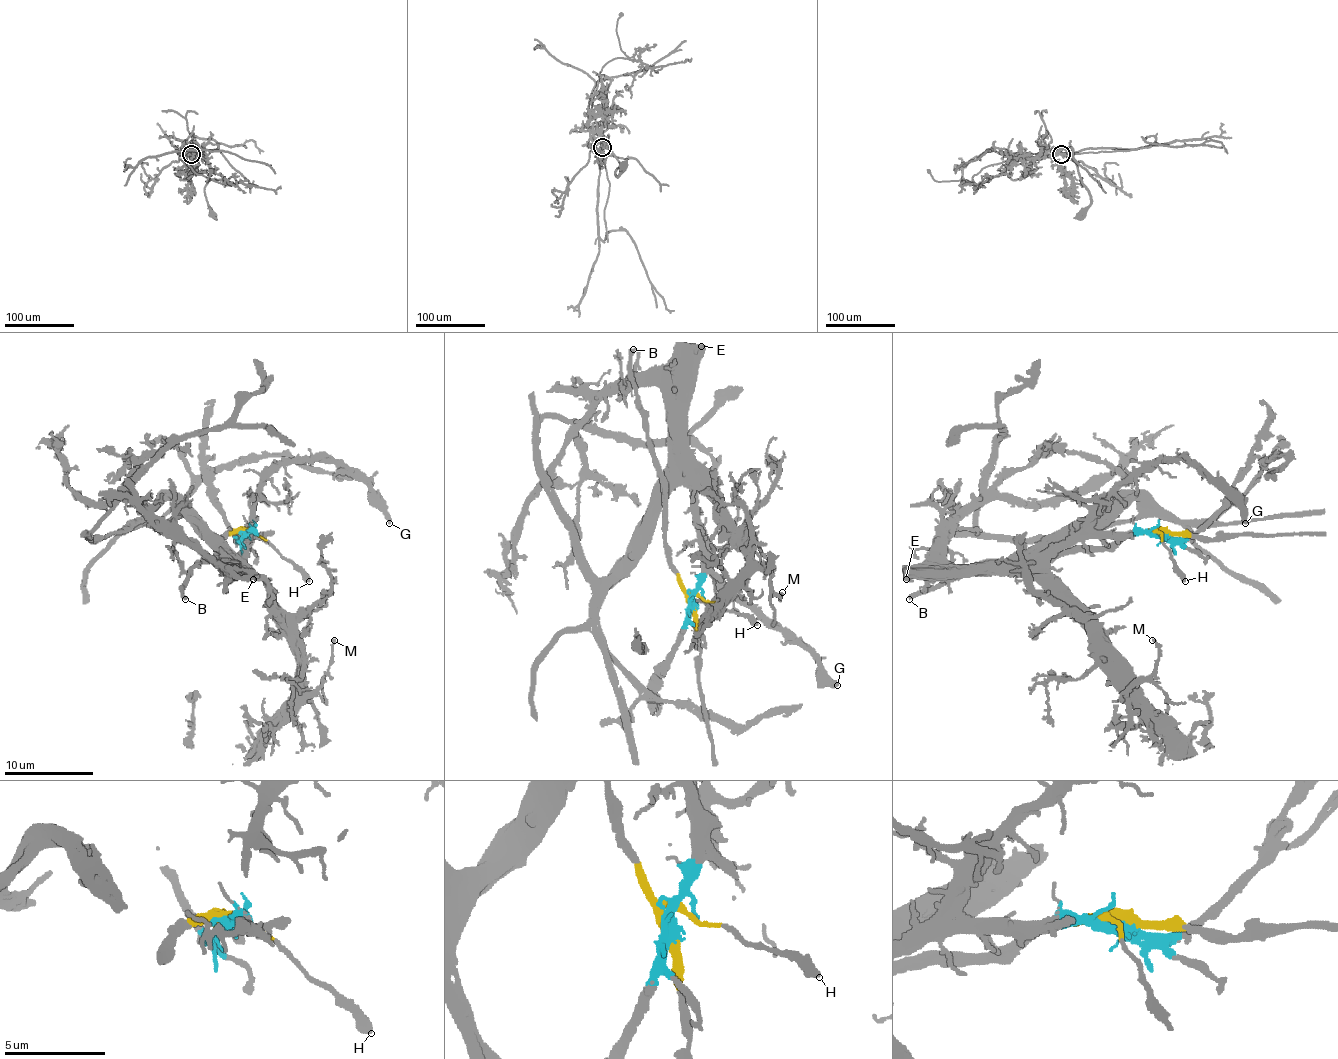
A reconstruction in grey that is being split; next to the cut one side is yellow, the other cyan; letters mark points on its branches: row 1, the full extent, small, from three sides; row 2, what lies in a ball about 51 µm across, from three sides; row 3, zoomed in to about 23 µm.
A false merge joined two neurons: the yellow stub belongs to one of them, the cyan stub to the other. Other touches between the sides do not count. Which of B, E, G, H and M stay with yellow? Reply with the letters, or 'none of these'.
B, H

